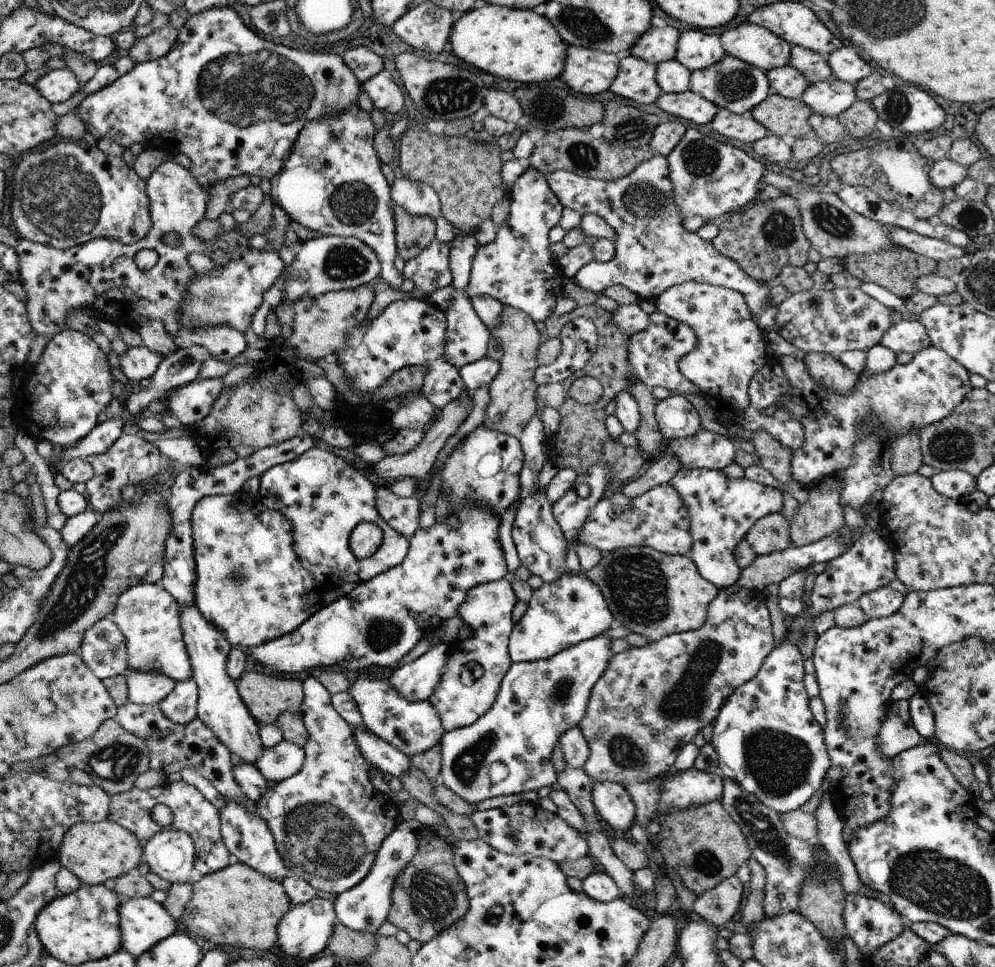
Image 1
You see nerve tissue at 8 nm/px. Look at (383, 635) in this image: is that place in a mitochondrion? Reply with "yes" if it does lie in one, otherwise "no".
yes

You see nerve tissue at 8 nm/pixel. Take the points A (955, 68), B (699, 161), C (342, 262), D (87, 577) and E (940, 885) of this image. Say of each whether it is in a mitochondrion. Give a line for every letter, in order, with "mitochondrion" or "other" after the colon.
A: other
B: mitochondrion
C: mitochondrion
D: mitochondrion
E: mitochondrion

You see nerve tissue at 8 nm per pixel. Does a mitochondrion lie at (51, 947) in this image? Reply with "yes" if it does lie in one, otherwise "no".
no

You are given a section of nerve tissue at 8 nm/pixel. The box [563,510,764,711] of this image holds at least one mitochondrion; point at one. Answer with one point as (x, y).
(636, 582)

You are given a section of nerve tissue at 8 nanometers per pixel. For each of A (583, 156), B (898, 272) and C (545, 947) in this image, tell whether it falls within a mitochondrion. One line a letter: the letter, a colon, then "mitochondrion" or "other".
A: mitochondrion
B: other
C: other

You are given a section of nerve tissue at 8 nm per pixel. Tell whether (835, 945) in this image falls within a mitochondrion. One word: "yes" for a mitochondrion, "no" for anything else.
no

